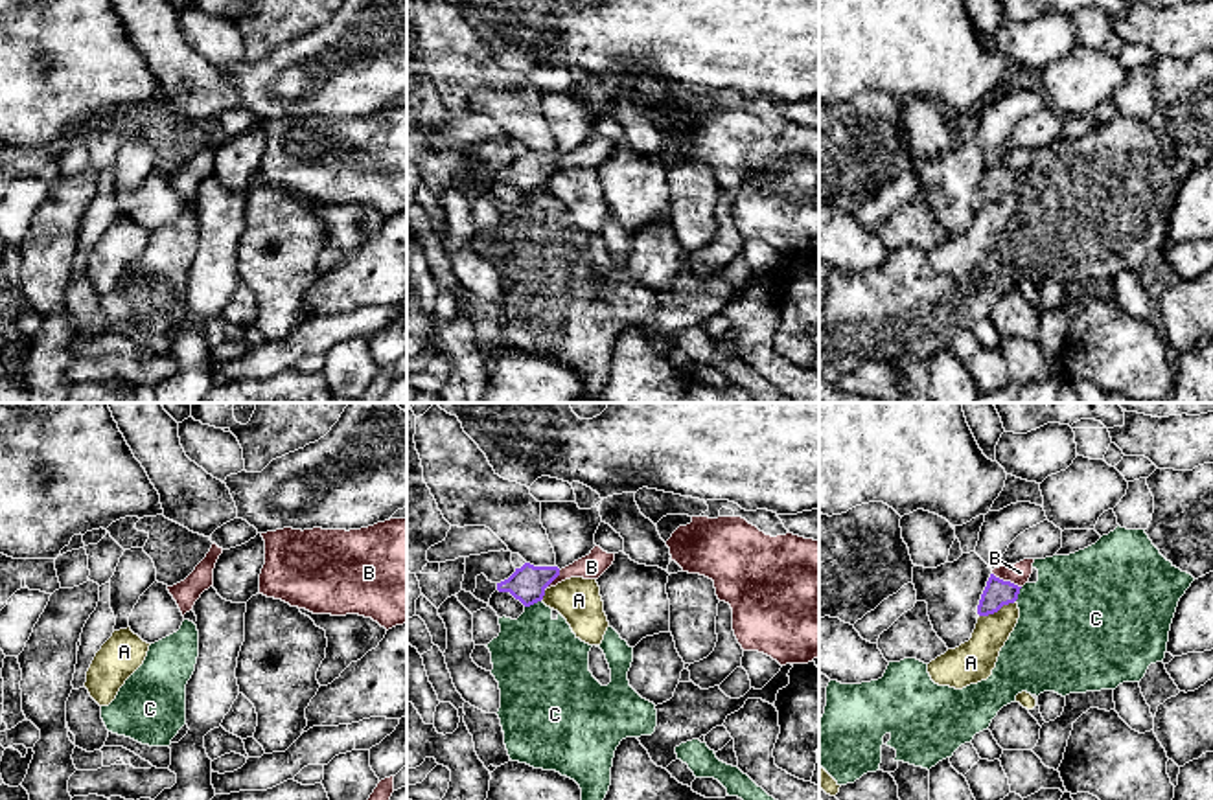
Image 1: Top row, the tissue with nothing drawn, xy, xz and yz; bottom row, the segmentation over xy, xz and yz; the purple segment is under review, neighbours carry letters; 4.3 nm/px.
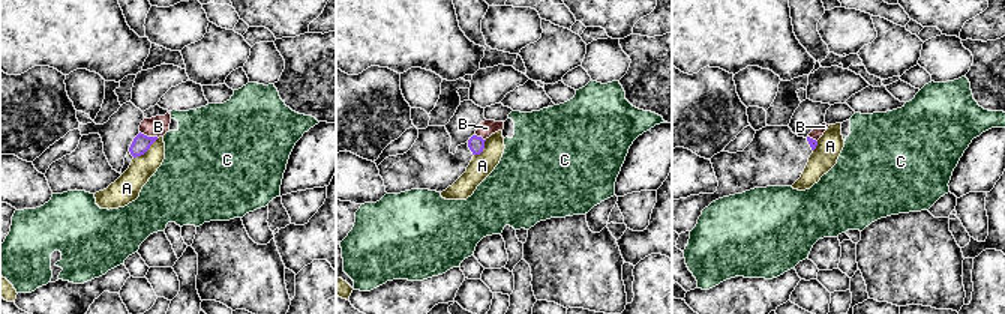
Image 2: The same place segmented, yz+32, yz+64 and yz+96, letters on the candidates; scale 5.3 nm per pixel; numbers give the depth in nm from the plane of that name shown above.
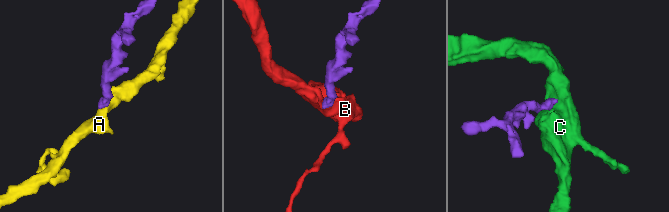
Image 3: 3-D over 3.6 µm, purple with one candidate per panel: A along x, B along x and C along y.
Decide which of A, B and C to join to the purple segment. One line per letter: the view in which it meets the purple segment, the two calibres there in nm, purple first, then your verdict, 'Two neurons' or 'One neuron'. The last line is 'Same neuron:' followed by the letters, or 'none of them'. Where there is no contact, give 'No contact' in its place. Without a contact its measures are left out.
A: Touches purple in yz. Thickness 120 nm (purple) against 180 nm. Two neurons
B: Touches purple in yz. Thickness 120 nm (purple) against 90 nm. Two neurons
C: Touches purple in xz. Thickness 160 nm (purple) against 380 nm. Two neurons
Same neuron: none of them

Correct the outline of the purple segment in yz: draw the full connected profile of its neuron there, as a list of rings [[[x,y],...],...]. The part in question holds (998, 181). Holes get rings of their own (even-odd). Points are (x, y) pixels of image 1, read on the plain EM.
[[[990,162],[977,193],[977,202],[988,204],[998,200],[1003,193],[1014,191],[1018,188],[1020,177],[1022,175]]]

